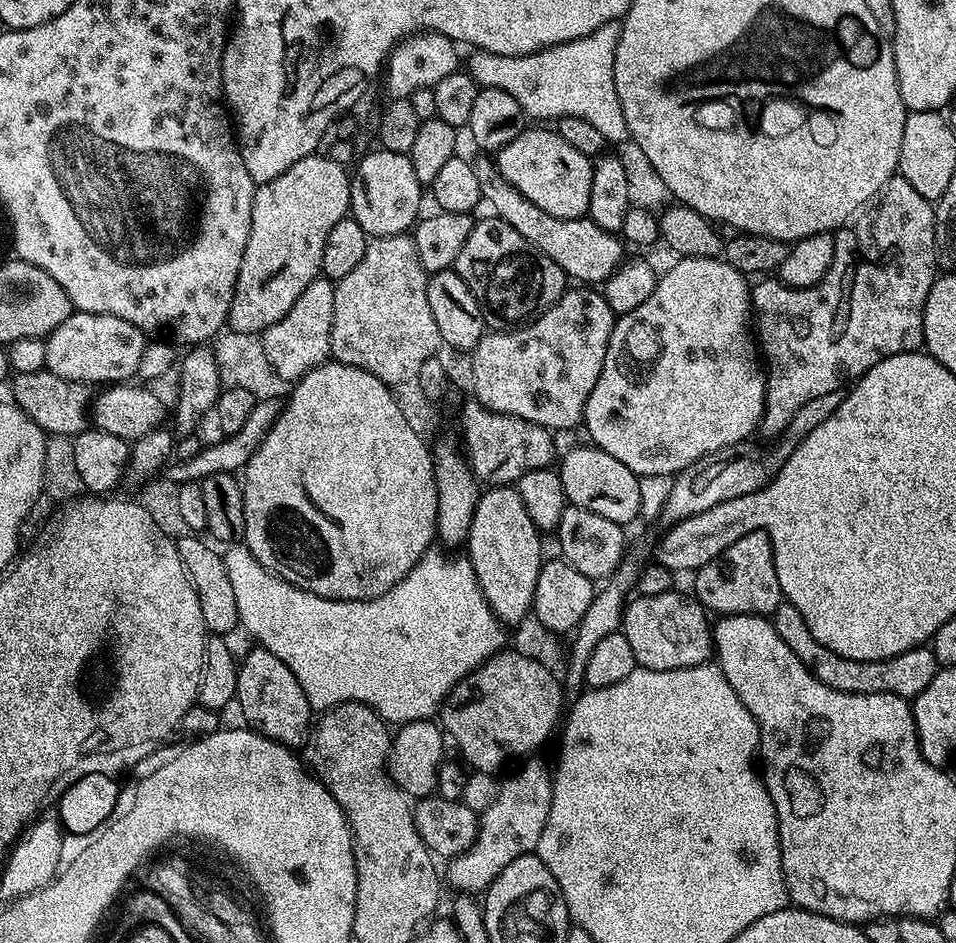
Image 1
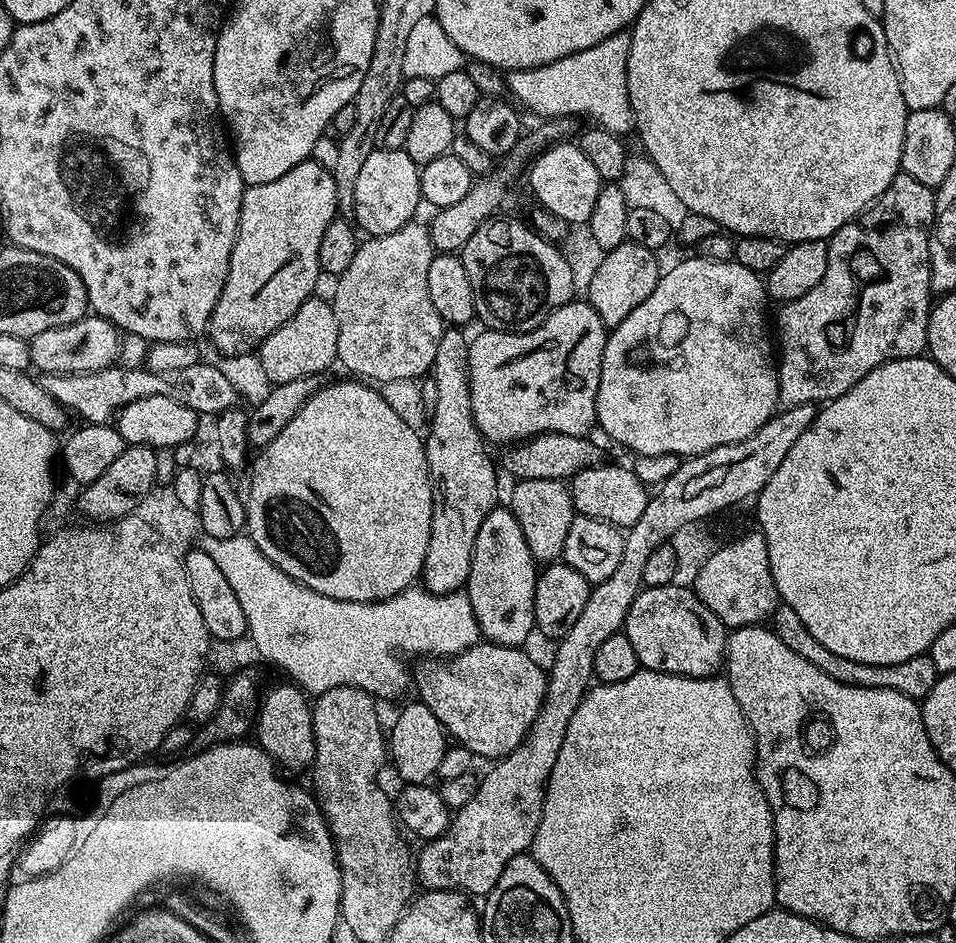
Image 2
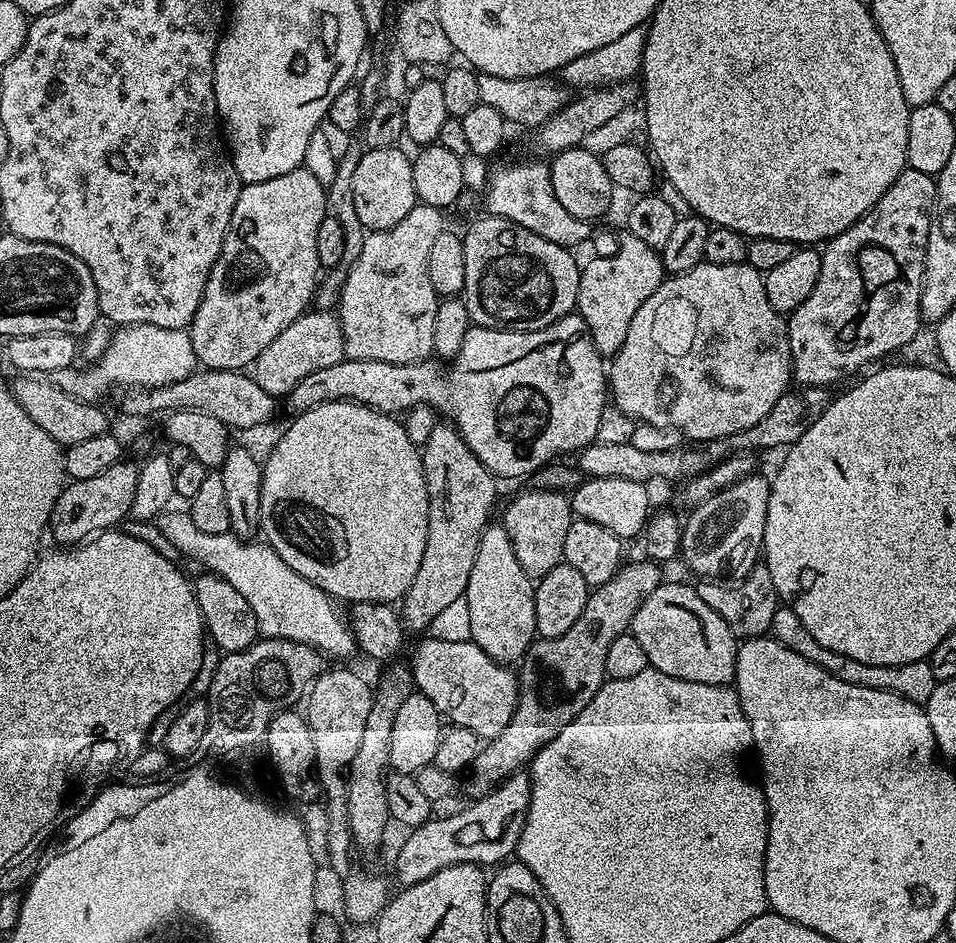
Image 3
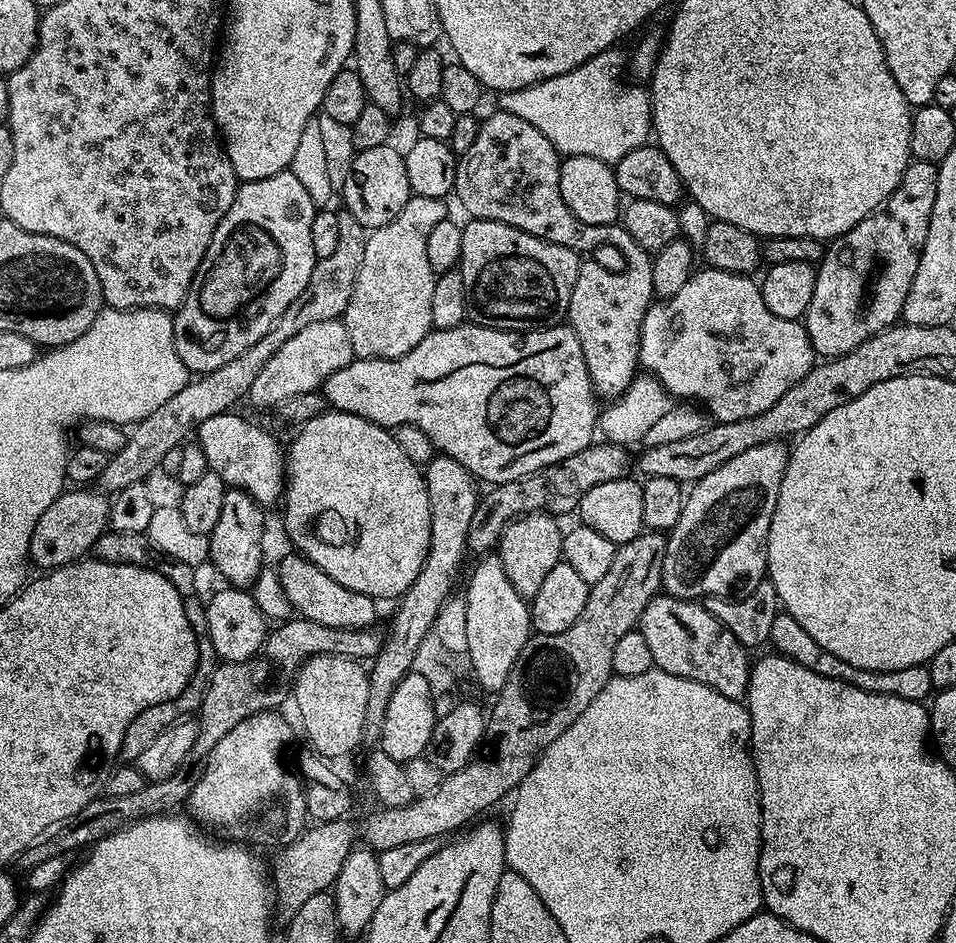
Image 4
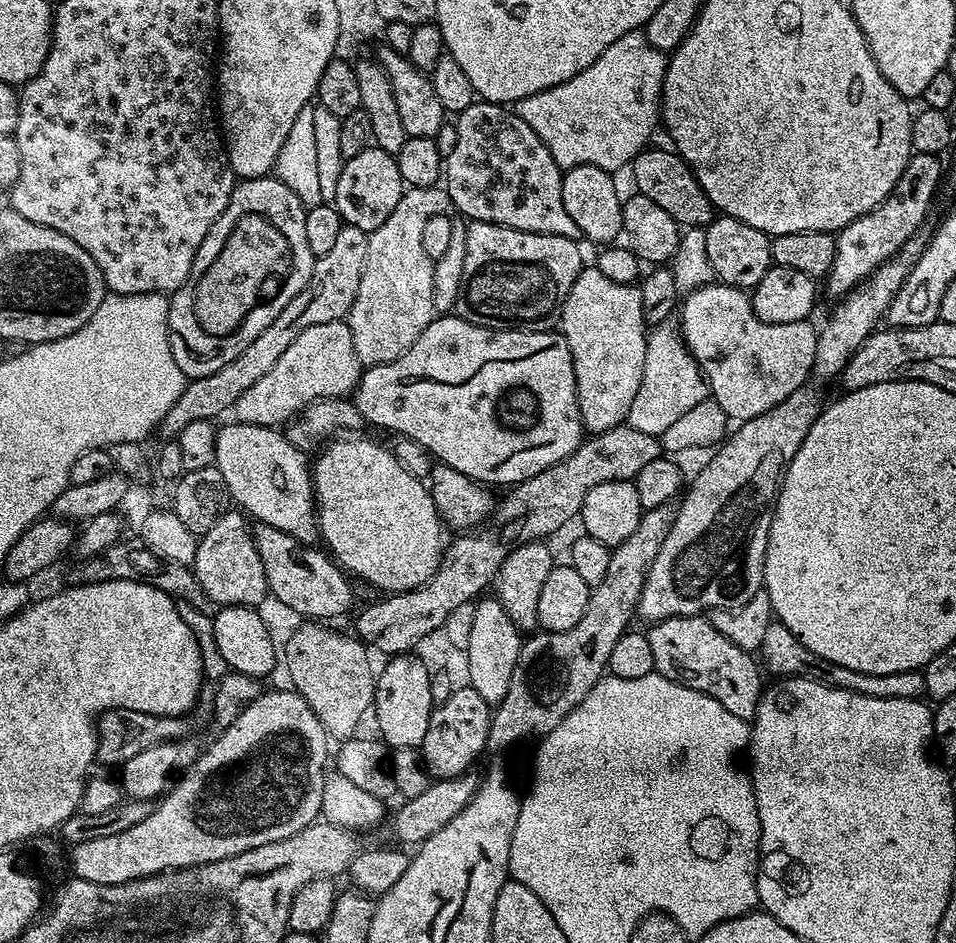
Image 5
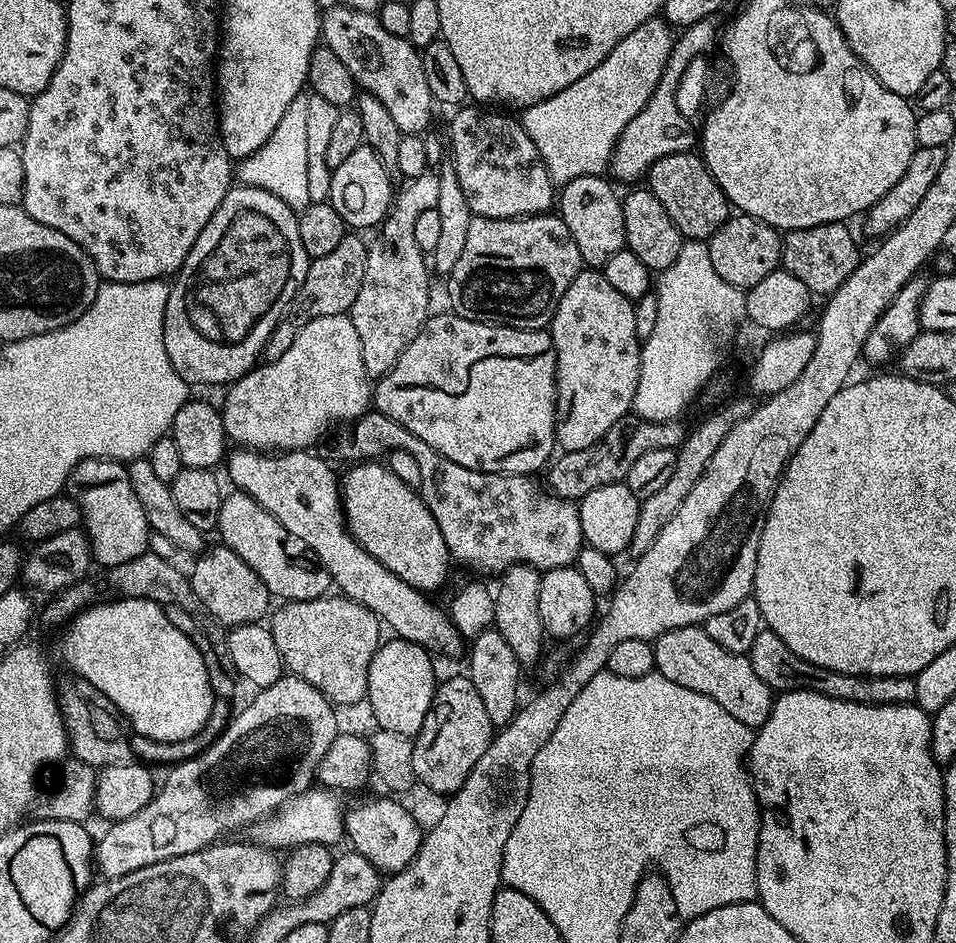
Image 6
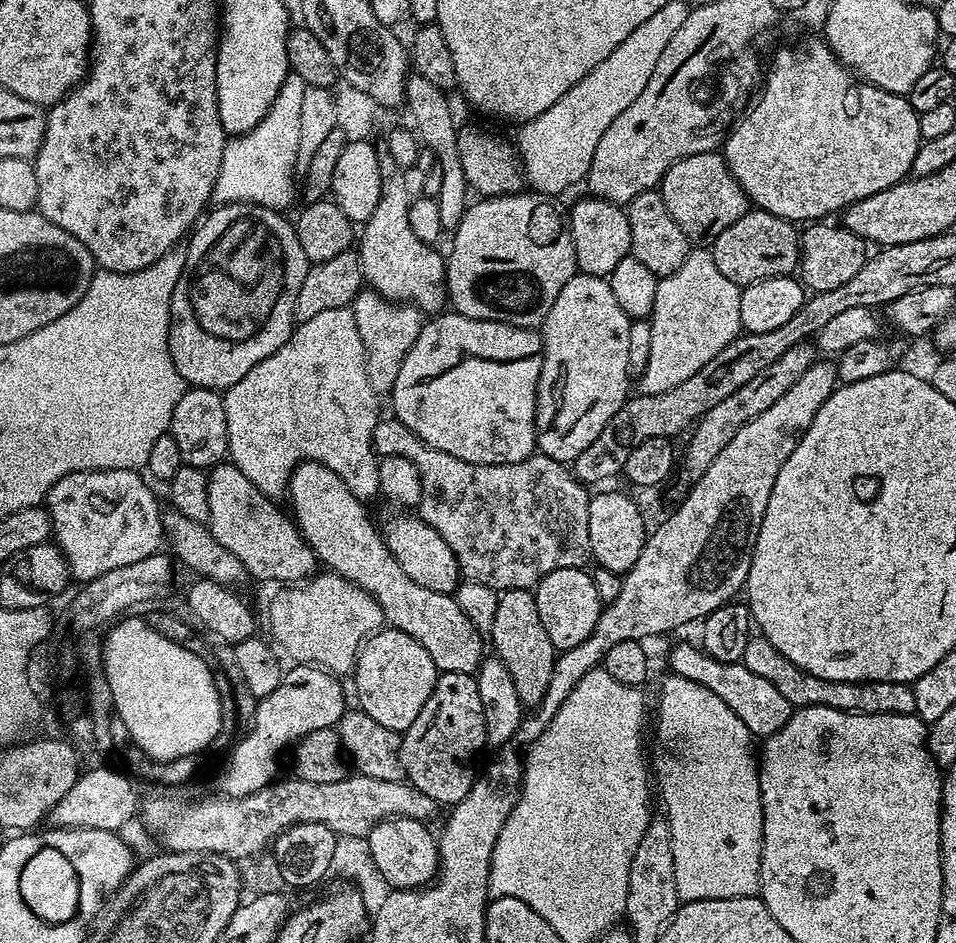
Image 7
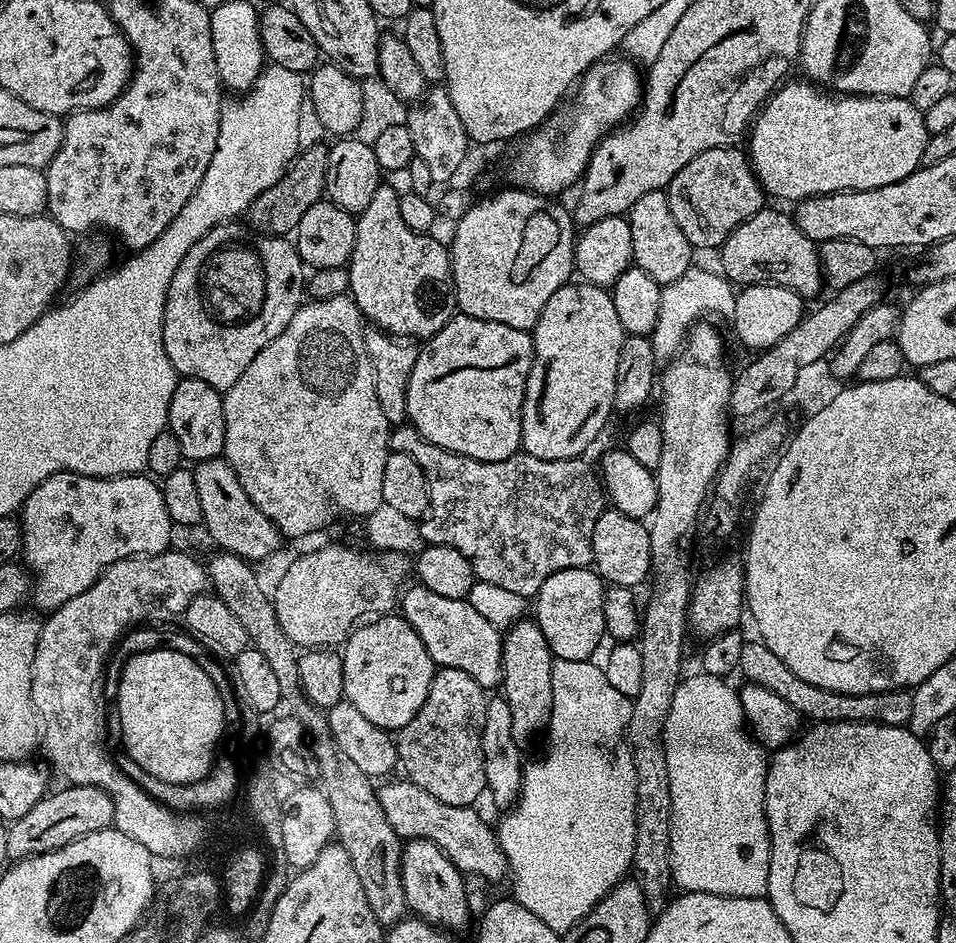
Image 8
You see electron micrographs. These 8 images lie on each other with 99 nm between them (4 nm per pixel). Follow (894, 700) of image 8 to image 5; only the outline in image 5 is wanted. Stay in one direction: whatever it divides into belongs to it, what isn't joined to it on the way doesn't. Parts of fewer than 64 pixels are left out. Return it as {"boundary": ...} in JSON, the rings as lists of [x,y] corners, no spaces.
{"boundary":[[[773,622],[770,630],[766,630],[766,634],[762,638],[758,660],[767,671],[769,668],[774,674],[773,677],[776,678],[797,676],[874,698],[919,700],[925,695],[923,671],[899,672],[898,674],[862,674],[862,670],[849,670],[846,666],[838,666],[838,662],[826,662],[826,658],[818,658],[818,654],[814,654],[814,650],[806,650],[806,646],[802,646],[802,642],[798,642],[798,638],[794,634],[790,634],[790,630],[786,630],[786,626],[779,622]]]}

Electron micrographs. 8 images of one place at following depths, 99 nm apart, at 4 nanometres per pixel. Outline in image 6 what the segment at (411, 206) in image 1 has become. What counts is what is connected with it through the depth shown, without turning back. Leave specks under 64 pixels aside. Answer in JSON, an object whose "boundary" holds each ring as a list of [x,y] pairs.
{"boundary":[[[362,147],[354,150],[354,154],[349,154],[342,162],[342,166],[331,169],[330,188],[327,203],[334,206],[334,210],[338,210],[338,214],[342,214],[345,225],[352,230],[360,230],[356,228],[372,228],[384,223],[384,219],[388,216],[388,210],[392,207],[394,199],[393,176],[388,173],[386,166],[382,166],[382,158],[378,158],[378,154],[374,154],[374,150],[370,147]]]}

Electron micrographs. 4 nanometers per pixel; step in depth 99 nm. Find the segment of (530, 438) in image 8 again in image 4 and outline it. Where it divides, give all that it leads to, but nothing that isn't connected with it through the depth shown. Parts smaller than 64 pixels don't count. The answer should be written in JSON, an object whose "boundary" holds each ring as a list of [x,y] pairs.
{"boundary":[[[629,255],[628,265],[617,272],[605,270],[590,258],[585,259],[574,281],[574,294],[570,294],[566,320],[582,346],[582,358],[586,360],[592,389],[600,398],[619,398],[638,376],[640,331],[654,297],[652,256],[636,256]]]}

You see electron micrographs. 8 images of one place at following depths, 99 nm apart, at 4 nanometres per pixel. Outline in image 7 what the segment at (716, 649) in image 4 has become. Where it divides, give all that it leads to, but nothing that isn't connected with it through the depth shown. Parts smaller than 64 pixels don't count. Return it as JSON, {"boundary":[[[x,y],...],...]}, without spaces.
{"boundary":[[[676,644],[672,648],[672,653],[668,656],[668,664],[671,675],[690,678],[690,682],[698,682],[698,686],[706,686],[706,690],[714,690],[738,718],[750,730],[753,737],[767,738],[772,736],[791,718],[794,706],[782,698],[781,692],[776,689],[771,682],[766,682],[766,678],[758,678],[758,674],[750,674],[746,670],[744,663],[723,664],[714,658],[710,658],[704,652],[703,647],[692,644]]]}

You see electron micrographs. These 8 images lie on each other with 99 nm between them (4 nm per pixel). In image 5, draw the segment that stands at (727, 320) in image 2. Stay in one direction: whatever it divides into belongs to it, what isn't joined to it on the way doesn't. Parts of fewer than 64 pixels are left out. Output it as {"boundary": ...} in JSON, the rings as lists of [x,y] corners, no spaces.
{"boundary":[[[711,282],[694,289],[683,297],[678,308],[678,327],[689,354],[696,360],[708,384],[711,399],[722,406],[729,421],[743,422],[766,414],[790,398],[794,390],[805,387],[812,376],[816,353],[817,329],[811,328],[808,320],[771,324],[762,322],[754,314],[749,293],[743,288],[732,288],[729,284]]]}

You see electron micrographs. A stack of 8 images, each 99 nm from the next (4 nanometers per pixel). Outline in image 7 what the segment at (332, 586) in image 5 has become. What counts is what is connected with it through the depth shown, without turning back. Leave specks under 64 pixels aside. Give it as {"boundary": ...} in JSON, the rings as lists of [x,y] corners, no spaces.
{"boundary":[[[221,462],[208,472],[210,490],[210,518],[207,526],[242,562],[249,577],[255,580],[277,580],[277,585],[291,586],[303,582],[318,572],[318,561],[310,545],[305,544],[296,521],[287,511],[279,508],[275,499],[269,498],[238,470],[231,462]]]}

